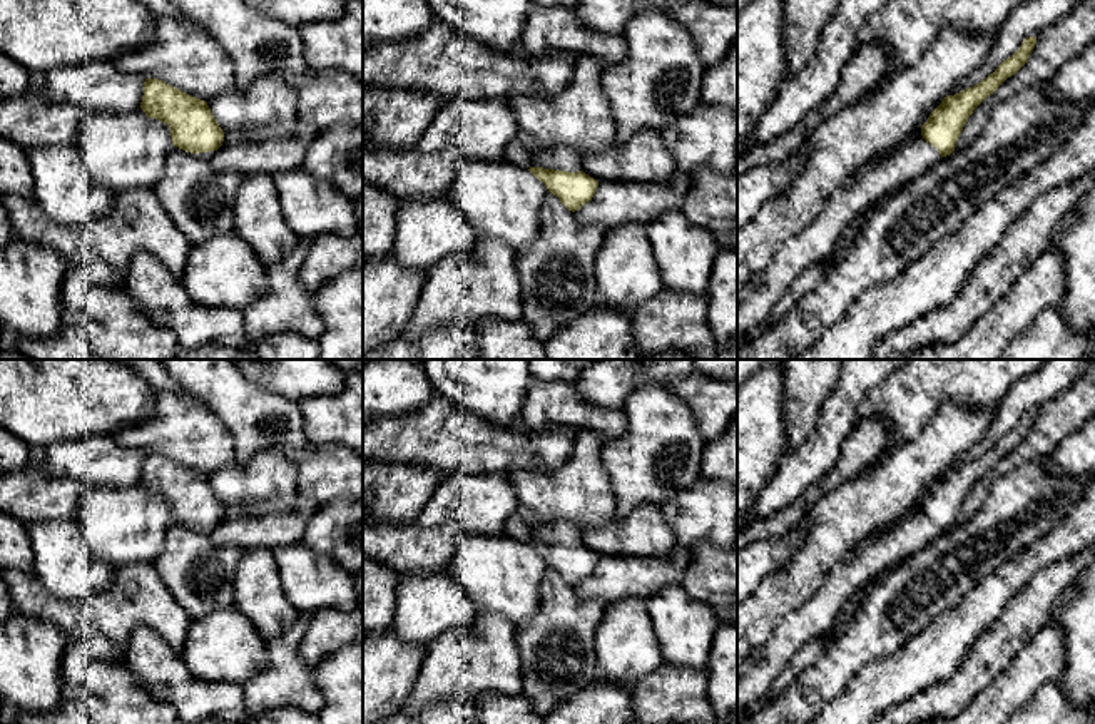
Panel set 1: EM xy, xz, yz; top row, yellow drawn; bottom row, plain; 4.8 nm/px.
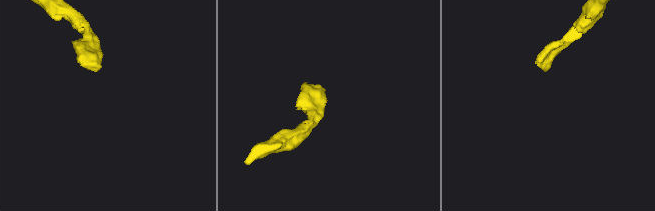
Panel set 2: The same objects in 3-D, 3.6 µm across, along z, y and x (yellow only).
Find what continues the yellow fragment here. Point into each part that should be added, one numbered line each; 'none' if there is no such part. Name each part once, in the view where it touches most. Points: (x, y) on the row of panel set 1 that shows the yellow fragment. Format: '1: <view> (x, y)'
1: xz (522, 149)

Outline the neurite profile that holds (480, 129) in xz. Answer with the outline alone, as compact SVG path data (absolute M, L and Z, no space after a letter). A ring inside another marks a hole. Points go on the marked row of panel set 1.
M456 99L441 104L416 149L423 154L455 149L461 164L491 167L505 159L505 149L517 134L508 99Z

